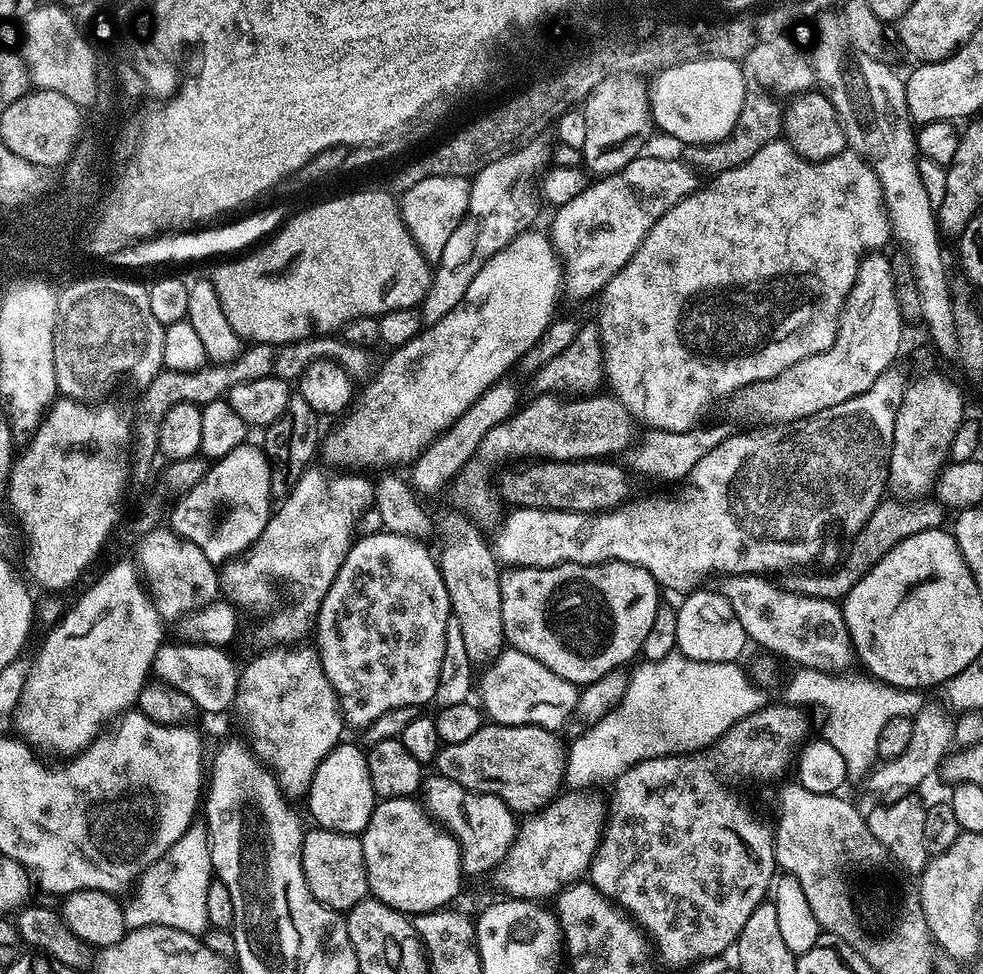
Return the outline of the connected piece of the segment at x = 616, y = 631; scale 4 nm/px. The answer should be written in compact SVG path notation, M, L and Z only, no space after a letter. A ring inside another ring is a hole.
M607 560L605 564L529 568L526 576L528 608L509 607L506 612L506 640L511 647L530 654L530 658L538 658L542 666L577 686L593 683L612 669L623 669L627 660L635 661L641 655L656 612L662 605L662 592L656 579L642 570L642 566Z

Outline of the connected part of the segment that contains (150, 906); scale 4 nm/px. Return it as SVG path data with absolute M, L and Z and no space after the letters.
M203 826L188 828L168 853L140 876L138 898L134 906L129 907L129 915L136 922L151 922L161 928L177 928L186 936L199 937L199 932L207 930L204 932L207 933L210 928L206 918L206 894L213 879L208 830Z

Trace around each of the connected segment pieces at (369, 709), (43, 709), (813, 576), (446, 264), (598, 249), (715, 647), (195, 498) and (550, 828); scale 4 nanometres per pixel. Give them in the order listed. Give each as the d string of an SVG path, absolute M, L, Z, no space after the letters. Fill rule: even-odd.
M379 530L373 536L364 536L355 541L349 548L330 590L320 604L320 611L316 614L315 627L320 627L324 637L318 643L322 670L326 670L326 678L330 678L330 686L334 686L336 696L340 700L340 713L344 716L345 725L357 724L357 729L363 730L367 724L374 722L374 718L382 718L390 710L398 710L398 706L419 709L420 704L432 704L436 699L436 690L440 685L440 670L442 668L442 654L444 653L444 635L450 619L446 582L442 582L442 574L437 557L427 548L420 538L399 536L387 530Z
M135 559L114 561L62 616L49 630L36 661L31 661L31 672L20 698L18 726L20 722L19 735L39 749L53 748L56 752L74 754L87 748L105 726L135 705L142 686L150 679L154 658L161 644L165 643L166 621L152 604Z
M885 498L881 500L880 505L872 511L868 521L860 527L860 531L851 537L852 549L845 554L844 561L842 561L837 568L832 568L829 572L797 571L795 574L792 574L797 574L797 576L789 578L788 583L786 583L786 588L789 592L795 592L797 596L812 596L822 600L834 600L837 602L843 601L848 591L852 589L882 557L886 554L890 554L890 550L894 550L894 546L898 546L898 542L902 542L914 534L922 534L922 530L934 530L935 528L941 527L941 525L945 523L943 521L944 515L946 515L944 505L935 498Z
M518 148L504 157L482 167L471 179L468 192L468 206L458 229L450 234L442 258L433 267L430 290L424 295L419 313L421 325L430 327L441 321L462 300L466 287L474 280L475 274L490 257L502 250L513 238L523 231L524 216L521 208L510 203L512 183L520 179L532 166L527 161L528 154L524 148Z
M648 155L637 156L620 172L593 179L578 195L570 198L570 202L555 209L556 217L552 220L550 239L563 260L563 287L567 291L569 288L574 295L595 297L603 292L610 278L614 278L614 274L618 274L618 270L622 270L622 266L626 266L626 262L634 258L638 246L642 246L654 222L658 222L658 218L662 218L662 214L666 214L666 210L673 208L682 198L696 191L698 172L695 168L691 168L680 158L671 160L668 156Z
M692 590L685 595L679 607L676 608L677 640L676 648L679 655L694 662L726 662L739 661L744 652L744 644L749 638L742 630L742 622L734 614L734 610L723 596L713 592L698 592Z
M246 442L238 450L230 450L230 454L209 467L206 478L198 486L183 493L177 499L180 501L171 505L172 531L198 546L217 566L247 553L274 512L270 478L269 460L257 445L255 448L252 442Z
M555 799L547 808L529 815L528 820L516 829L516 840L512 849L506 854L506 858L500 863L498 875L500 884L505 888L509 897L518 900L531 900L544 902L544 899L555 897L557 892L575 884L580 876L589 871L592 866L592 856L596 852L596 841L600 839L601 829L584 813L584 808L576 800Z

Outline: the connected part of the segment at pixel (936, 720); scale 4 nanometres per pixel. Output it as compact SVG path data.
M921 710L912 721L914 734L910 737L910 743L906 745L906 750L898 754L898 758L885 760L877 763L870 772L867 773L868 788L876 798L895 798L905 794L912 794L917 791L923 780L928 780L931 776L937 775L938 769L943 764L953 747L952 730L953 721L946 720L940 713L932 710Z

